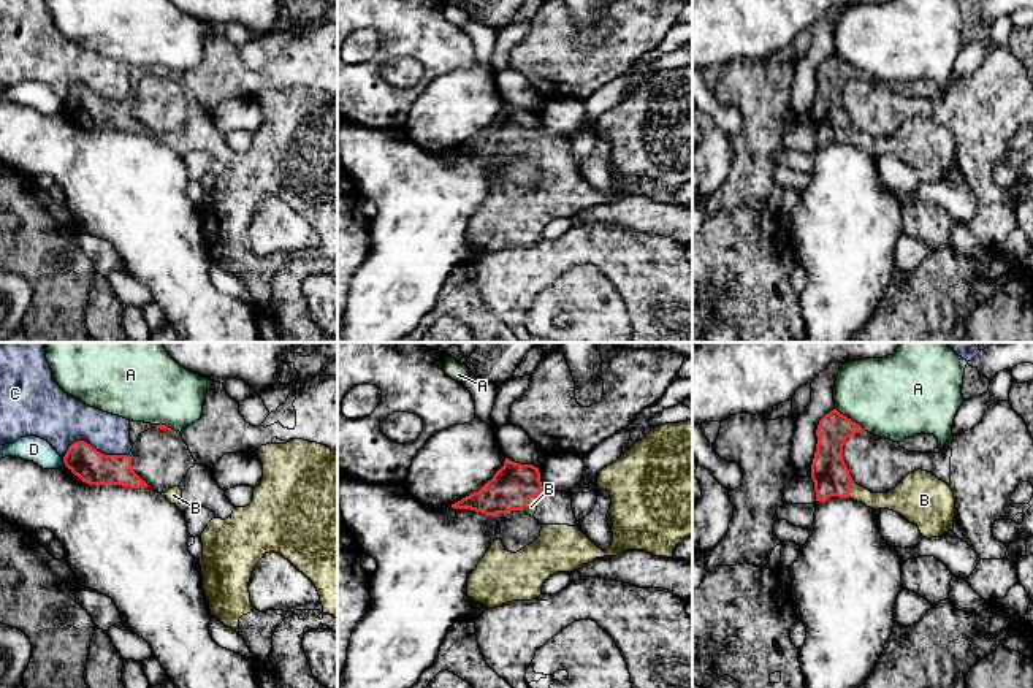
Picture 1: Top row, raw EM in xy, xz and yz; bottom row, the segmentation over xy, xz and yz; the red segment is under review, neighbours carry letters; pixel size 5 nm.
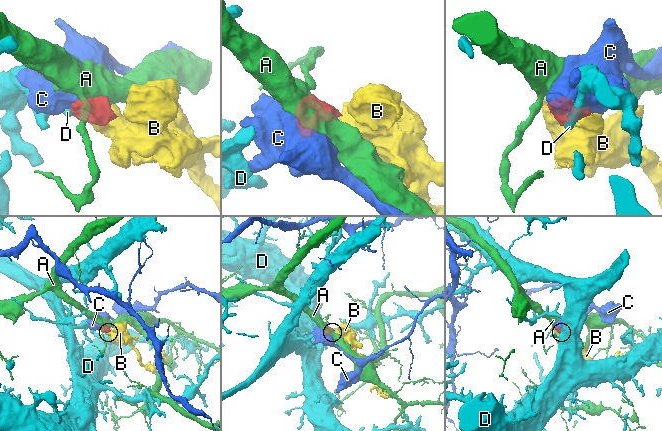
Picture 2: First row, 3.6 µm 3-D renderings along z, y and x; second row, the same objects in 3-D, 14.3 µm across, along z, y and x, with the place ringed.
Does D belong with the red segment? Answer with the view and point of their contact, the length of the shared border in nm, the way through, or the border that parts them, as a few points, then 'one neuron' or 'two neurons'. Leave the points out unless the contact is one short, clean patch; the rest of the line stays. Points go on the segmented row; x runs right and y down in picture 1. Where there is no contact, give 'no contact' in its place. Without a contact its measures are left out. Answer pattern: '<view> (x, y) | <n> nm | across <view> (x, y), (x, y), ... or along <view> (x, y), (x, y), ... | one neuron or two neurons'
xy (64, 462) | 50 nm | along xy (62, 457), (65, 465) | two neurons

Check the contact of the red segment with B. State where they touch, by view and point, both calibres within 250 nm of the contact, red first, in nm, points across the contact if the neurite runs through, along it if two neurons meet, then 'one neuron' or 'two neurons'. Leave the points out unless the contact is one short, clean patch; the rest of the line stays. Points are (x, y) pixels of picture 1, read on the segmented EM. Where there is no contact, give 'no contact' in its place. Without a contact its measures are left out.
contact xz (526, 501); calibres 220 and 60 nm; one neuron

